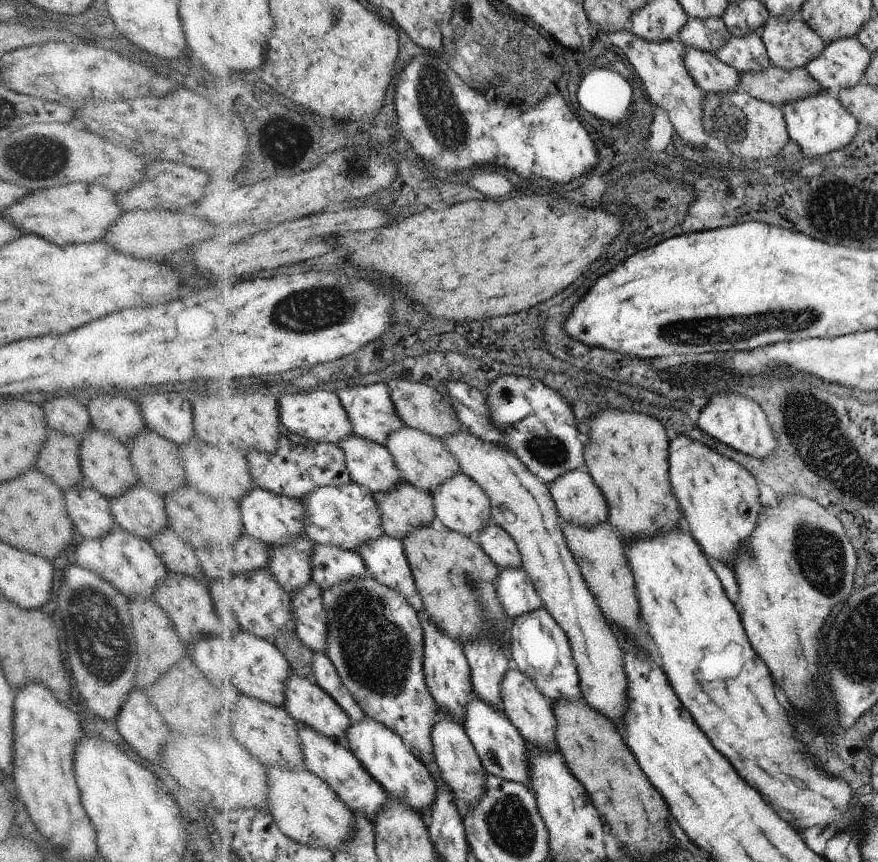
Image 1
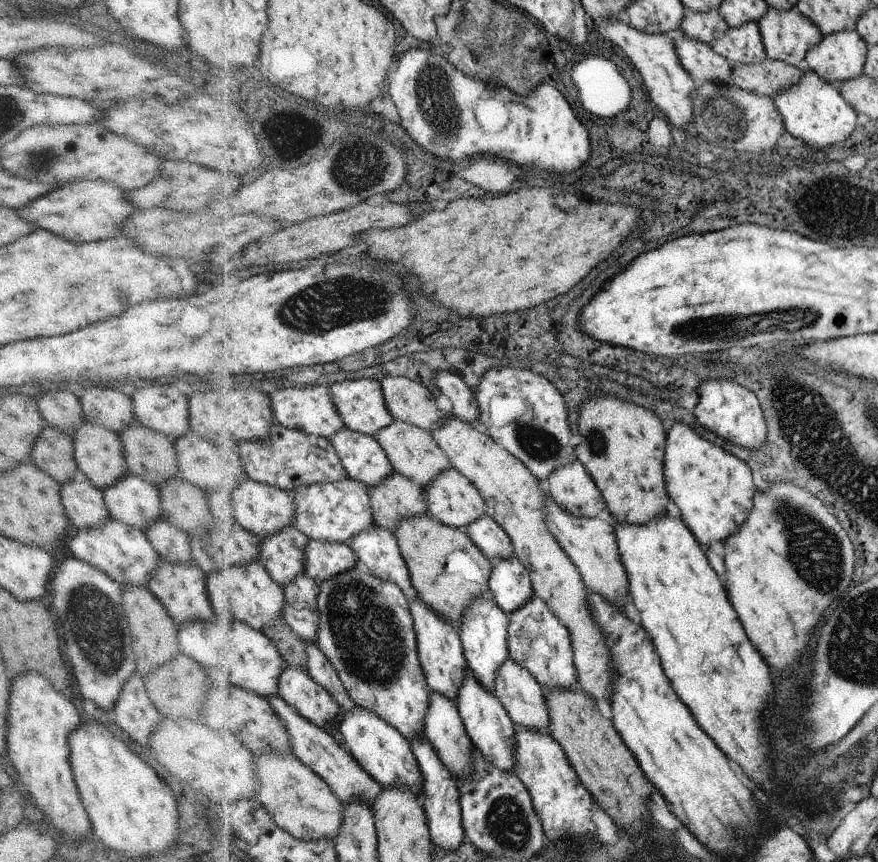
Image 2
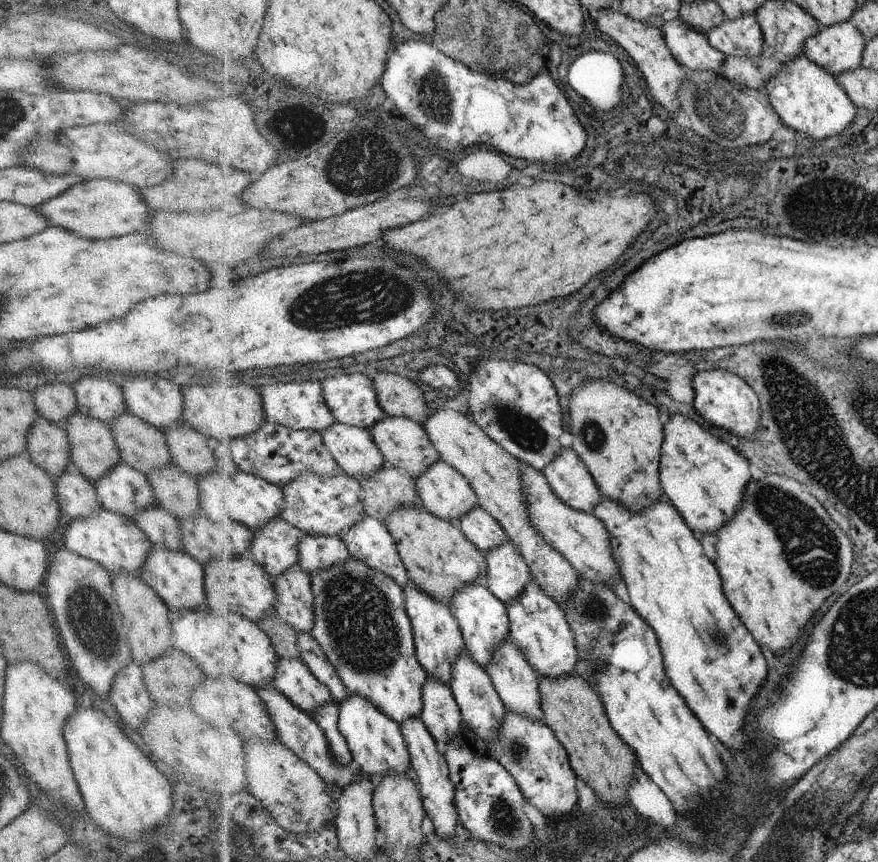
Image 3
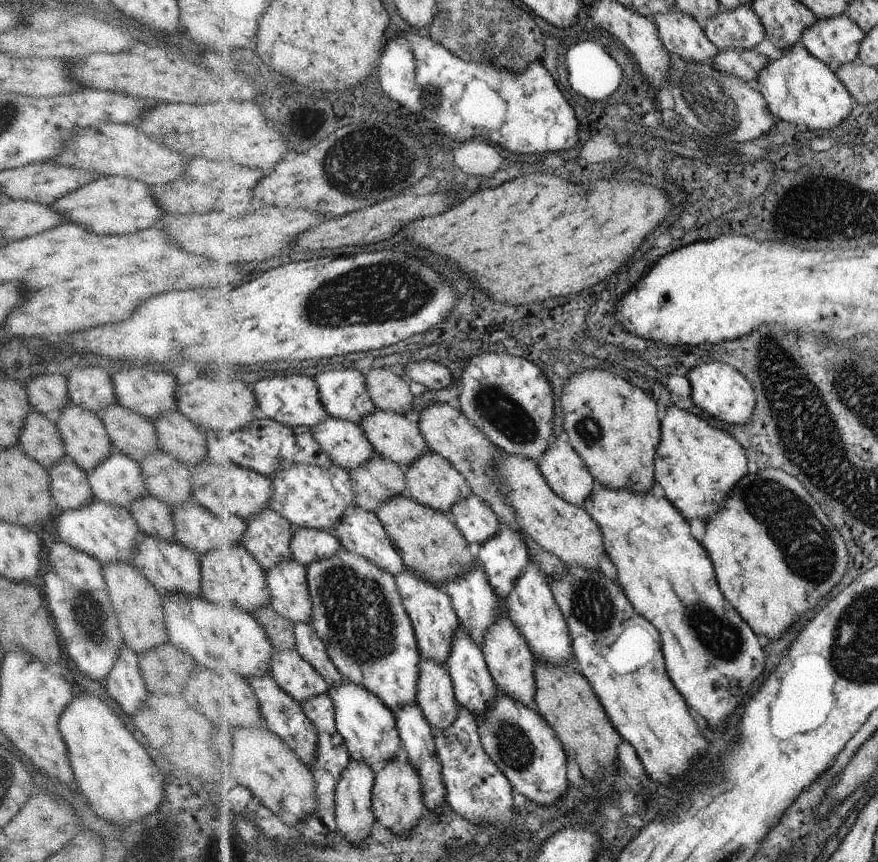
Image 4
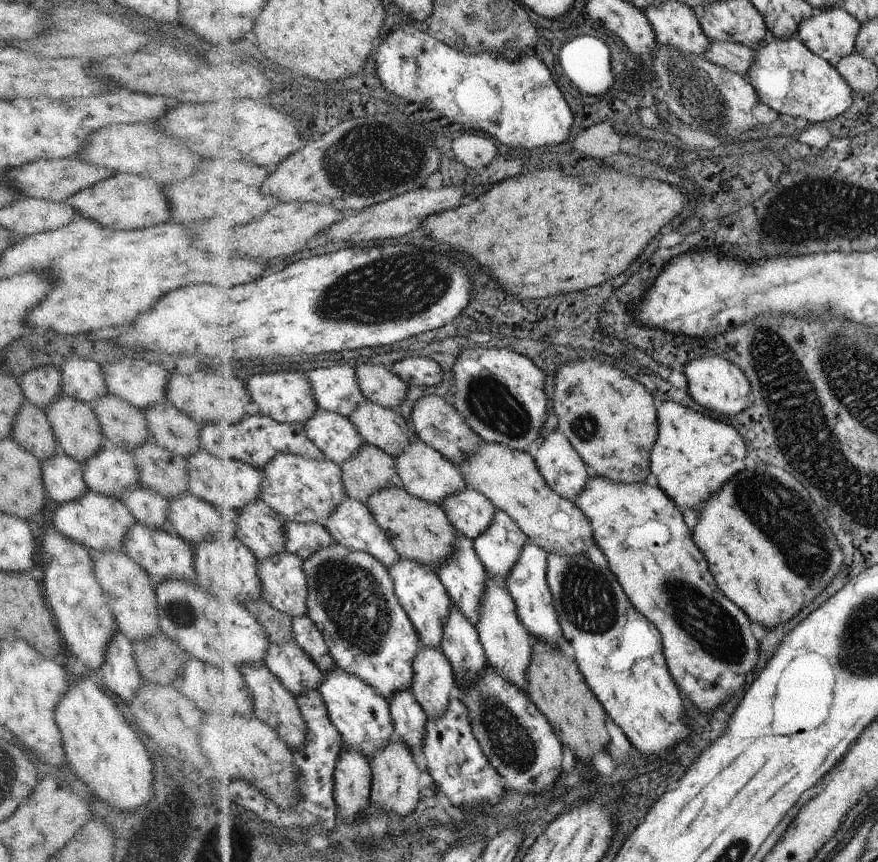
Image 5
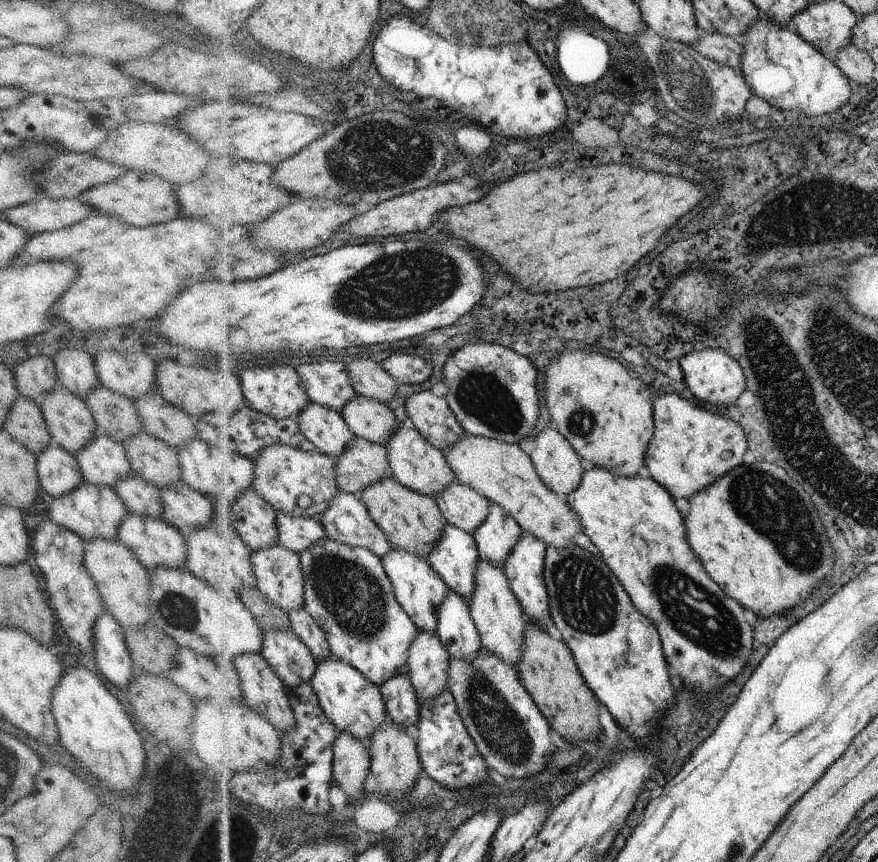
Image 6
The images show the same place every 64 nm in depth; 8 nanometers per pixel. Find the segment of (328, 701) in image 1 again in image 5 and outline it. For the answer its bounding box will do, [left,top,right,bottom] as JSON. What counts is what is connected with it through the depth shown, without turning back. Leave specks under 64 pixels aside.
[266,639,327,696]

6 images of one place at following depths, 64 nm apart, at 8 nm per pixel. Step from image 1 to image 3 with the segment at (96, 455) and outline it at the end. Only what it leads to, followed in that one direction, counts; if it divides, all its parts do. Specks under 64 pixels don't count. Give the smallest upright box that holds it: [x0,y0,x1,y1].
[66,411,121,484]

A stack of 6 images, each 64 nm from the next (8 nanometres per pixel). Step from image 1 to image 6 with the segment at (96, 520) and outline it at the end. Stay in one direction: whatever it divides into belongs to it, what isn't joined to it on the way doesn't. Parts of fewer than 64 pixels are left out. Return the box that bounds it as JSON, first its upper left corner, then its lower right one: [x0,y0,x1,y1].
[36,439,83,498]

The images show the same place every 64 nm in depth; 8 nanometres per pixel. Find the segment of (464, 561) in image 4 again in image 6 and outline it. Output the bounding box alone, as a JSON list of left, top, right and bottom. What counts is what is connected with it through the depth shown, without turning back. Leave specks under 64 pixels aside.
[361,477,450,558]

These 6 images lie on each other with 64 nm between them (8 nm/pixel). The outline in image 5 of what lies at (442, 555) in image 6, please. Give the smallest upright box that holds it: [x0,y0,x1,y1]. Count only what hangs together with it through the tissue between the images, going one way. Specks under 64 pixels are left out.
[439,530,487,628]

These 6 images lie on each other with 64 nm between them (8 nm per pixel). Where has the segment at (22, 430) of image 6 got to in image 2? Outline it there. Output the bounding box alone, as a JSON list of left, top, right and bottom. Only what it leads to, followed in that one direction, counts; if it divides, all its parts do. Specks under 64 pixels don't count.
[31,426,78,486]

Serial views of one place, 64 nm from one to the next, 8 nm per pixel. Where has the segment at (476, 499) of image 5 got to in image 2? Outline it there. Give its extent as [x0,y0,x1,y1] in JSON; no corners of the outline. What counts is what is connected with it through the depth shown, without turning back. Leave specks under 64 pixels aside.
[465,513,514,562]

